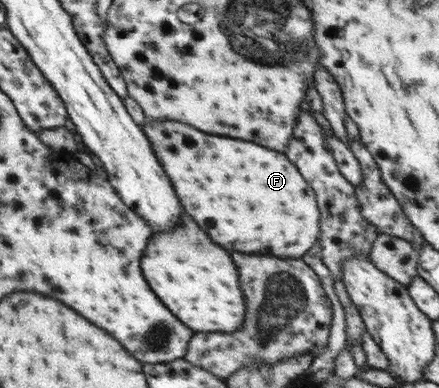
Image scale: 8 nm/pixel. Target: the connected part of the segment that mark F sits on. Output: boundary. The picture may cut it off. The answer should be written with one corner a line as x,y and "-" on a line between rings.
147,118
144,130
151,138
152,149
163,163
163,169
167,171
176,193
181,193
185,211
197,219
197,225
201,225
201,229
205,229
223,249
263,253
278,258
300,258
311,251
319,237
316,193
313,193
311,183
301,177
297,167
287,161
283,153
249,141
207,135
183,121
172,119
153,121

